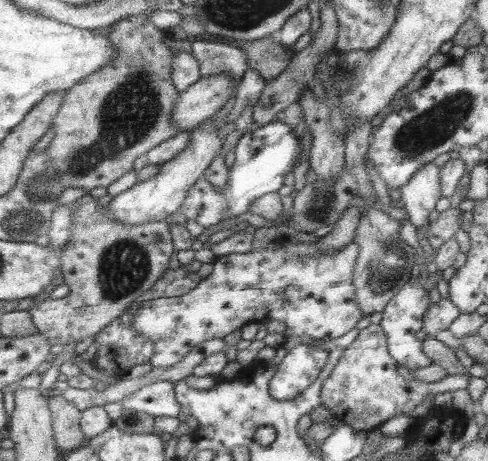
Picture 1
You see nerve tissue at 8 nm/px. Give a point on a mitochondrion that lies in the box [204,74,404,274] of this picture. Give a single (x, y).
(318, 212)

